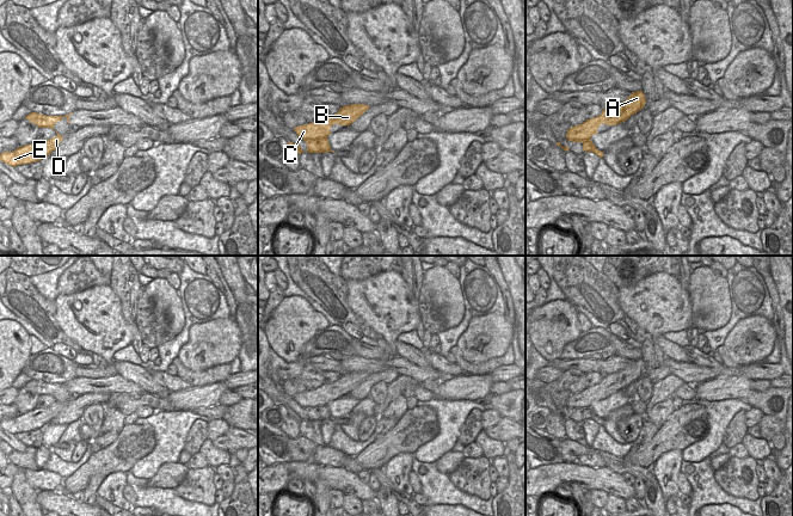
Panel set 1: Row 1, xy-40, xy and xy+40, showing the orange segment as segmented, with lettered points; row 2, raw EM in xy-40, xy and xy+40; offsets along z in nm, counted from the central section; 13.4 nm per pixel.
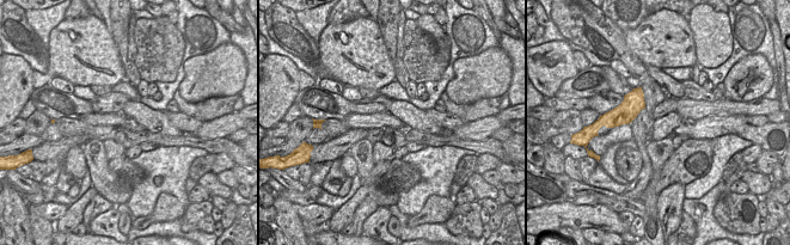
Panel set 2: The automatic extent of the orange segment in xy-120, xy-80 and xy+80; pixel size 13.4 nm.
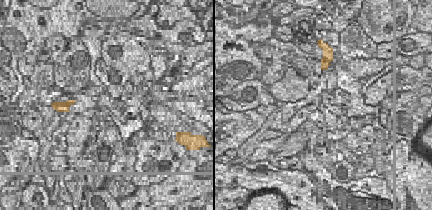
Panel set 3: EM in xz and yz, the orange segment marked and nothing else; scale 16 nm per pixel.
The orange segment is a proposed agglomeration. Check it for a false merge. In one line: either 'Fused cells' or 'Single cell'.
Single cell.

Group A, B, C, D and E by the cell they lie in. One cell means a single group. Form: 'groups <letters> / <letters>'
groups A B C D E

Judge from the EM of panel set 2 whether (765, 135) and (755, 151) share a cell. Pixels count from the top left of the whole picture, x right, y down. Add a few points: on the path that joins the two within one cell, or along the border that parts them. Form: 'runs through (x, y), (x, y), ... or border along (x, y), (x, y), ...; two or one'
border along (753, 142), (763, 148); two

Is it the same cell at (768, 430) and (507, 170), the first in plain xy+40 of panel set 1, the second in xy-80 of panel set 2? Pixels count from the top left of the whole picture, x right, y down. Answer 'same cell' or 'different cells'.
same cell

